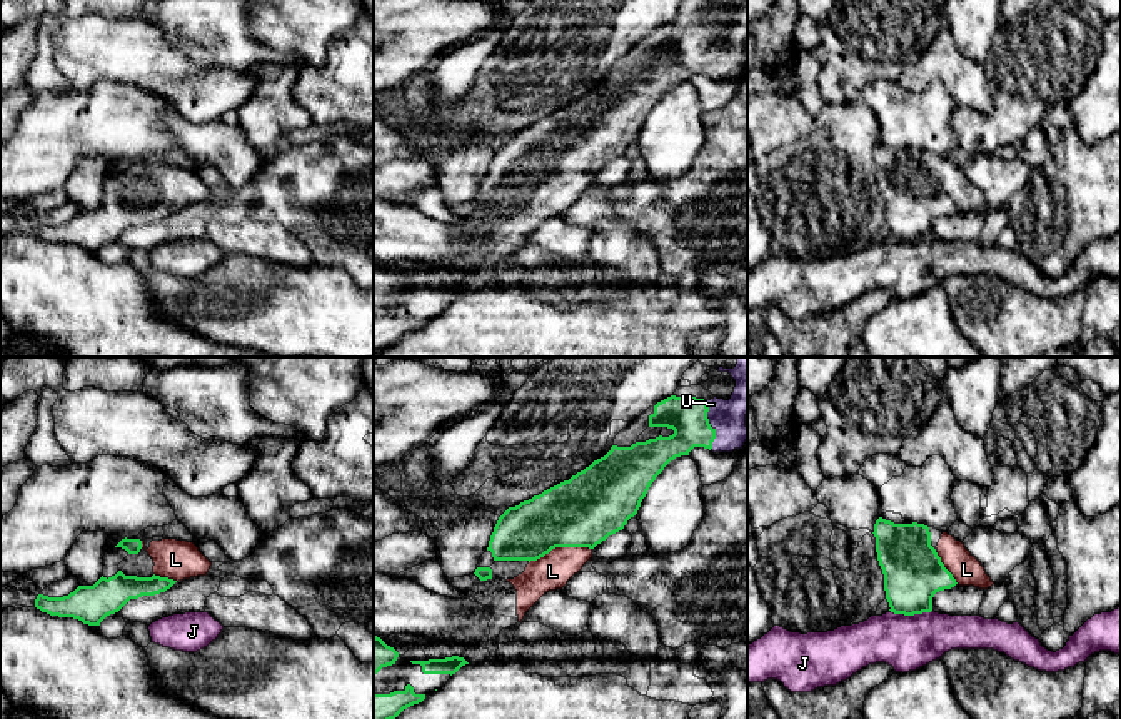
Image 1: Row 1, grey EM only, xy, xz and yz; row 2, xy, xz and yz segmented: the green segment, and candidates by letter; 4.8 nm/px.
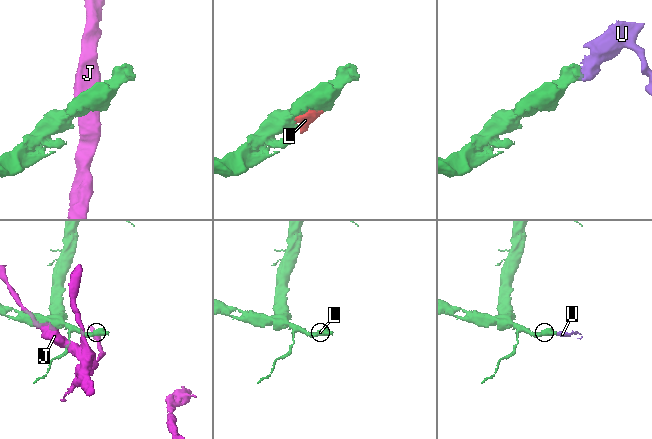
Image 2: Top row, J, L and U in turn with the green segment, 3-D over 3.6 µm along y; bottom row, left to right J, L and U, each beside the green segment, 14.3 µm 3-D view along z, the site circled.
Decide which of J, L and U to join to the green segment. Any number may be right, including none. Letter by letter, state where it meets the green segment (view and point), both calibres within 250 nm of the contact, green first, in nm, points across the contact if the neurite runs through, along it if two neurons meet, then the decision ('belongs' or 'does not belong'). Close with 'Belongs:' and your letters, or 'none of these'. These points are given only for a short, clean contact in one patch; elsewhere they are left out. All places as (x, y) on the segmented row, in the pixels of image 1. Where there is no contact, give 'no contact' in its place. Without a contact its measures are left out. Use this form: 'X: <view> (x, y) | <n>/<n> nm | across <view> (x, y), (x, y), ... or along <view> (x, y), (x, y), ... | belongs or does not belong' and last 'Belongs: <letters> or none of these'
J: yz (911, 614) | 280/260 nm | along yz (889, 609), (899, 614), (931, 611) | does not belong
L: xz (559, 546) | 340/170 nm | across xz (591, 506), (559, 537), (559, 546), (552, 559), (552, 571) | belongs
U: xz (709, 426) | 190/170 nm | across xz (686, 416), (709, 426), (721, 424), (728, 417) | belongs
Belongs: L, U

